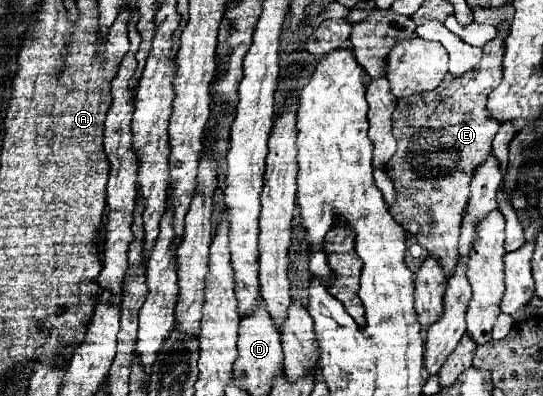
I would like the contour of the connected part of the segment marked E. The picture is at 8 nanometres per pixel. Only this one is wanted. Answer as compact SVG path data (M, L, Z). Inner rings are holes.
M502 25L498 27L500 37L490 41L484 47L484 57L482 63L478 63L478 67L474 67L474 71L468 71L462 77L454 77L454 75L446 75L446 79L440 83L440 87L436 87L434 91L422 93L422 95L412 95L406 99L398 101L398 107L418 107L416 113L412 115L412 119L404 117L404 113L400 109L394 111L392 117L392 131L394 137L398 141L398 151L394 153L394 157L386 163L386 171L394 181L394 189L396 189L396 201L388 207L390 215L410 233L416 237L416 241L428 249L430 253L438 255L438 261L442 263L442 267L446 267L446 277L450 275L450 271L454 269L454 263L458 259L456 255L456 247L458 247L458 231L460 231L460 221L462 221L462 207L466 205L468 199L468 187L470 187L470 175L474 171L474 167L478 163L482 163L482 159L490 153L492 149L492 139L500 127L498 119L492 119L488 115L488 95L492 89L498 87L500 79L502 79L502 55L504 55L504 39L510 31L510 25ZM458 161L468 161L468 169L458 169Z

